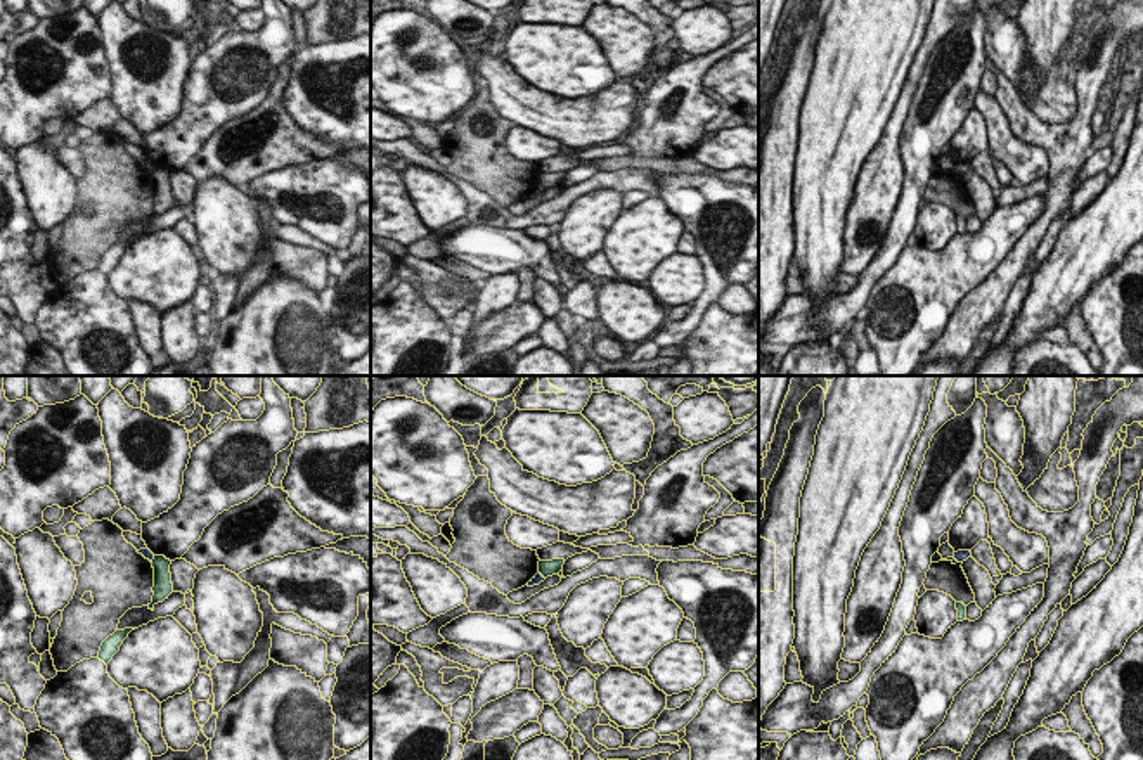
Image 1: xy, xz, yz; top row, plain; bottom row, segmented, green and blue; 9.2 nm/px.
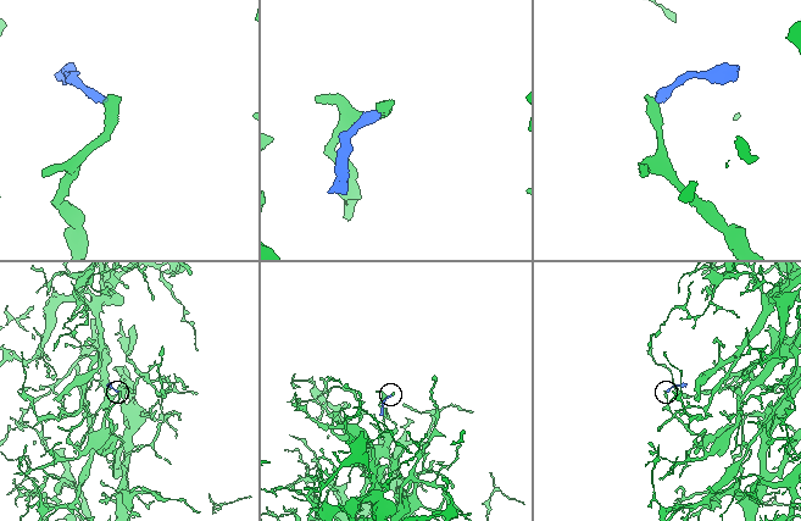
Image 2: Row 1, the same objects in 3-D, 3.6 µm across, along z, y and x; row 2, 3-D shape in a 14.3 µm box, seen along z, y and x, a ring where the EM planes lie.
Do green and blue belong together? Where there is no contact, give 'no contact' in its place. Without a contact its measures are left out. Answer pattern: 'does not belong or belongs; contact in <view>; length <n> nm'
does not belong; contact in xz; length 100 nm

